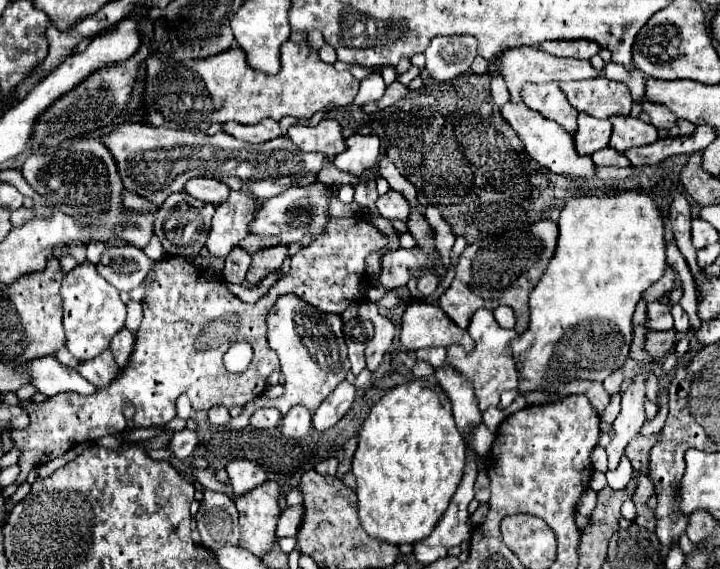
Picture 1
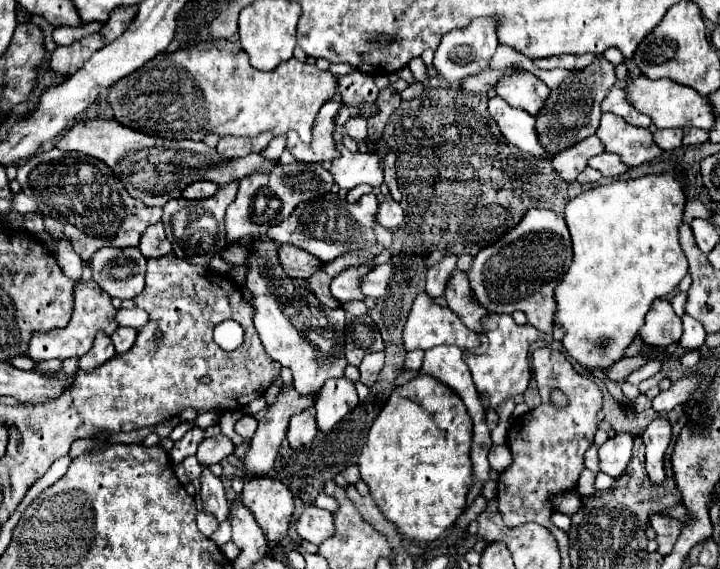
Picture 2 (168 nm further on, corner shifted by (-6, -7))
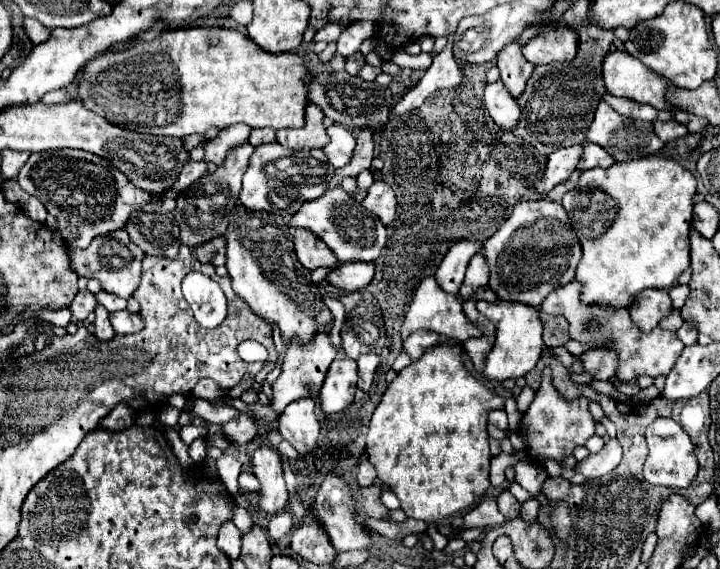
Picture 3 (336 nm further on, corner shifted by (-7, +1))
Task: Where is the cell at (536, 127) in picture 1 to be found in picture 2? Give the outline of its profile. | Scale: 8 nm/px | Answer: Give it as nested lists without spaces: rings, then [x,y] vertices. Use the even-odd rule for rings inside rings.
[[[494,97],[488,101],[488,111],[498,123],[502,135],[508,143],[516,145],[524,153],[530,153],[536,159],[552,161],[552,153],[540,143],[540,135],[536,131],[536,119],[530,113],[510,107],[502,97]]]

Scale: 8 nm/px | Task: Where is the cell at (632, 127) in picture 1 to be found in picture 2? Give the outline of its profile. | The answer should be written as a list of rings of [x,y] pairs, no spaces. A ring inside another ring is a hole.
[[[612,113],[602,115],[596,135],[604,141],[606,151],[620,155],[628,167],[638,167],[662,153],[648,129],[634,127]]]

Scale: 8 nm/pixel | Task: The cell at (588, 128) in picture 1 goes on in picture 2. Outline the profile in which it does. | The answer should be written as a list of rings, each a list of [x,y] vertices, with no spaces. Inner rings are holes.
[[[592,135],[568,149],[556,153],[552,159],[552,165],[564,181],[574,181],[586,169],[588,159],[594,155],[600,155],[600,153],[604,153],[604,143],[596,135]]]

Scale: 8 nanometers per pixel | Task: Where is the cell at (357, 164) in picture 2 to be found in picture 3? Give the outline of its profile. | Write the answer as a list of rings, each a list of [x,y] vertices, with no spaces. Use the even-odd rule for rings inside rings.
[[[337,123],[327,127],[327,135],[329,135],[329,143],[323,147],[323,153],[327,155],[329,163],[335,169],[345,167],[353,155],[353,149],[355,149],[353,135],[343,125],[337,125]]]

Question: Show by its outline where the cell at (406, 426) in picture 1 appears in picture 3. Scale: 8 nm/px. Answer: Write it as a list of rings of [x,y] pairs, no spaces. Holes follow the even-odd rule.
[[[441,341],[425,349],[423,357],[399,371],[389,383],[369,425],[367,455],[369,463],[377,469],[377,479],[393,489],[407,517],[425,523],[441,521],[457,511],[473,507],[489,489],[491,453],[487,415],[491,409],[505,410],[505,401],[471,375],[461,353],[461,343],[453,341]]]

